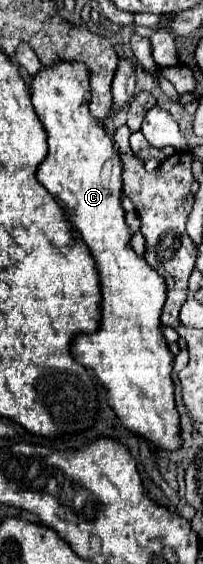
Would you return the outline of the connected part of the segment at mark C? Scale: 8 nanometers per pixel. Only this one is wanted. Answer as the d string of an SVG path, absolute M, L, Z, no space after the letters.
M59 61L55 65L41 67L39 73L31 81L31 93L33 93L35 113L39 115L39 121L43 123L47 131L47 143L49 143L49 153L37 169L37 179L67 211L67 215L71 215L73 227L81 233L83 241L91 249L91 255L101 275L99 277L101 295L103 295L101 325L91 335L75 337L73 347L71 347L73 357L83 367L91 369L97 375L97 379L107 387L109 405L115 409L117 417L127 429L143 433L143 437L155 443L157 447L173 451L181 445L179 413L175 409L173 381L171 381L173 353L167 347L167 341L161 331L161 321L159 321L159 311L165 303L167 289L165 289L163 277L157 271L153 271L147 265L147 261L133 251L129 243L133 233L129 225L125 223L125 211L121 207L123 163L113 141L107 137L103 123L91 117L89 113L89 103L91 103L89 69L77 61Z

